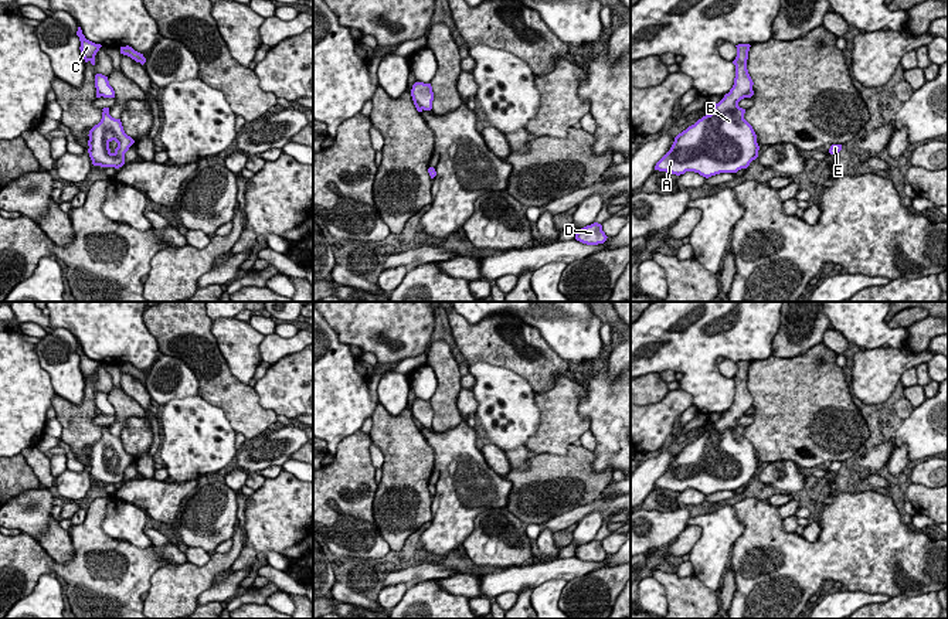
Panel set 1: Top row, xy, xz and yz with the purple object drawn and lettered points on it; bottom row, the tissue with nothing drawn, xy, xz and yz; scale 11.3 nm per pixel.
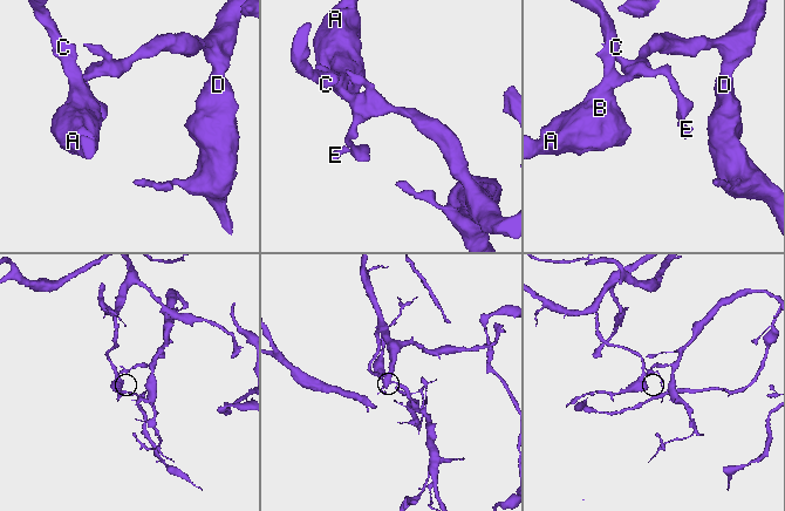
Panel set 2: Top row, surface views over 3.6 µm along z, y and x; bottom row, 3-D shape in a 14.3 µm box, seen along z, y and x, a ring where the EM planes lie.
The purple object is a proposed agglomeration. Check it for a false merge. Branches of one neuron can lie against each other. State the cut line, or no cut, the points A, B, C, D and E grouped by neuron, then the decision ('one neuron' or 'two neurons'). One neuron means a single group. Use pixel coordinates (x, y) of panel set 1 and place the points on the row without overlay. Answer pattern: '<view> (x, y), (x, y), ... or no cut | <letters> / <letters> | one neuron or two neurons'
xz (414, 417), (422, 425) | A B C / D E | two neurons

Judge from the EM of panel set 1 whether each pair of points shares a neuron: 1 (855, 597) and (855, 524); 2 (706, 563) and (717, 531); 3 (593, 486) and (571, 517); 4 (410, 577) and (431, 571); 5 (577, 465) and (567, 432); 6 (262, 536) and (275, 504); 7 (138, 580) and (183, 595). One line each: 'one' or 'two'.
1: two
2: one
3: two
4: one
5: two
6: one
7: two

